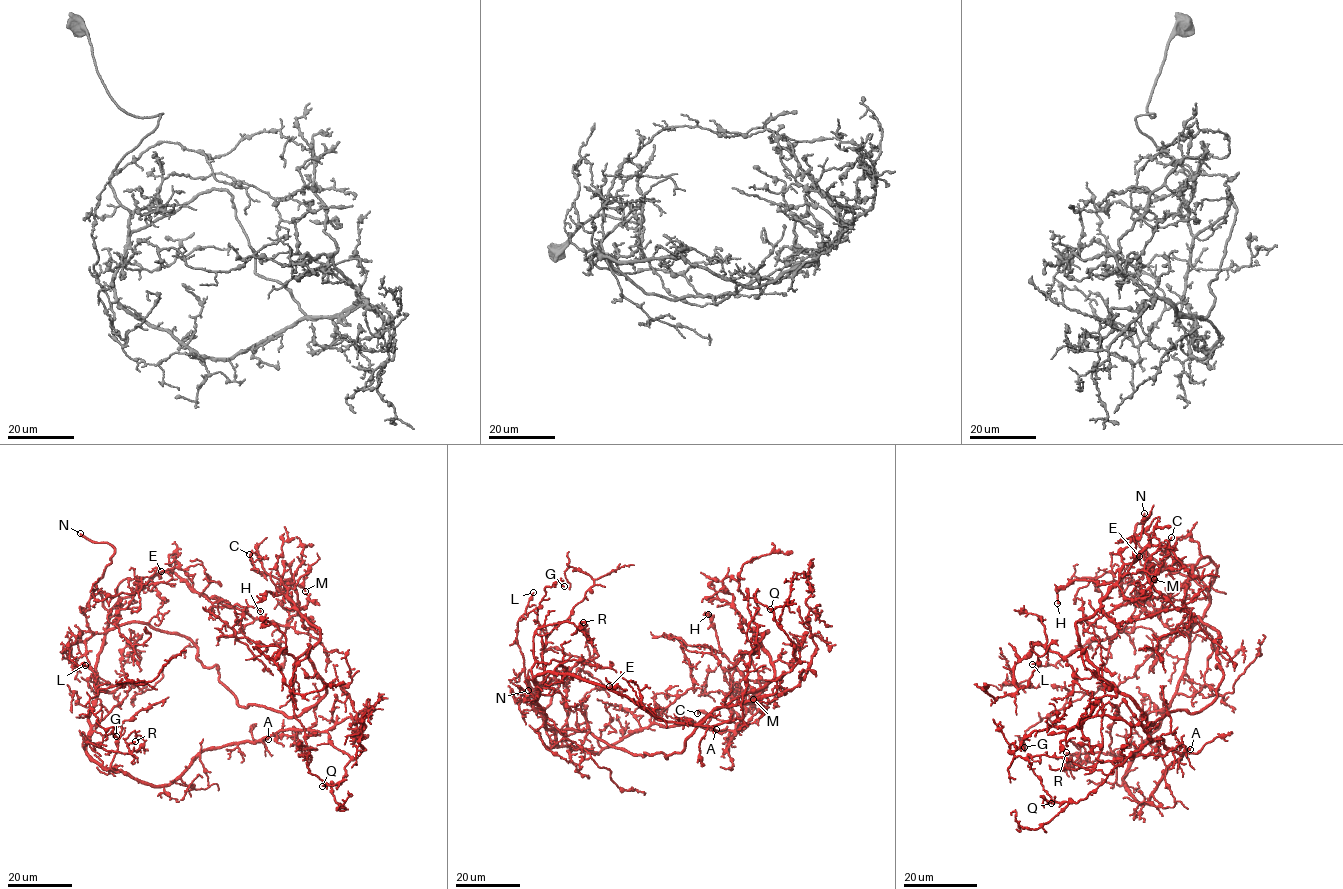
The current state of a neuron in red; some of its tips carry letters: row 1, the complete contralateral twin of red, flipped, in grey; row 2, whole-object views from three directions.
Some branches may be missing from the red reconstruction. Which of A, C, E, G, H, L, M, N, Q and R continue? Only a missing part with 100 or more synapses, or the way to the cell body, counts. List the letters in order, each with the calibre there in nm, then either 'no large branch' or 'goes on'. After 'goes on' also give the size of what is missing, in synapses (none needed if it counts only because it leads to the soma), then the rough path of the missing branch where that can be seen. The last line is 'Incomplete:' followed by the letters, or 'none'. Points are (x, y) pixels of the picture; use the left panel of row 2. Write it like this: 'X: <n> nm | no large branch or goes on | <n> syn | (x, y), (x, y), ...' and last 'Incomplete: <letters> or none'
A: 120 nm | no large branch
C: 150 nm | no large branch
E: 120 nm | no large branch
G: 140 nm | no large branch
H: 170 nm | no large branch
L: 130 nm | no large branch
M: 100 nm | no large branch
N: 240 nm | goes on
Q: 100 nm | no large branch
R: 100 nm | no large branch
Incomplete: N

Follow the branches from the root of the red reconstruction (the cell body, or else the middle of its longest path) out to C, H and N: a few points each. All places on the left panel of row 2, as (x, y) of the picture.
C: (97, 663), (110, 610), (164, 571), (285, 625), (290, 567), (282, 582), (249, 554)
H: (97, 663), (110, 610), (164, 571), (282, 625), (298, 612), (294, 583), (267, 591), (260, 611)
N: (97, 663), (108, 612), (95, 584), (111, 562), (114, 548), (105, 542), (91, 541), (80, 533)

